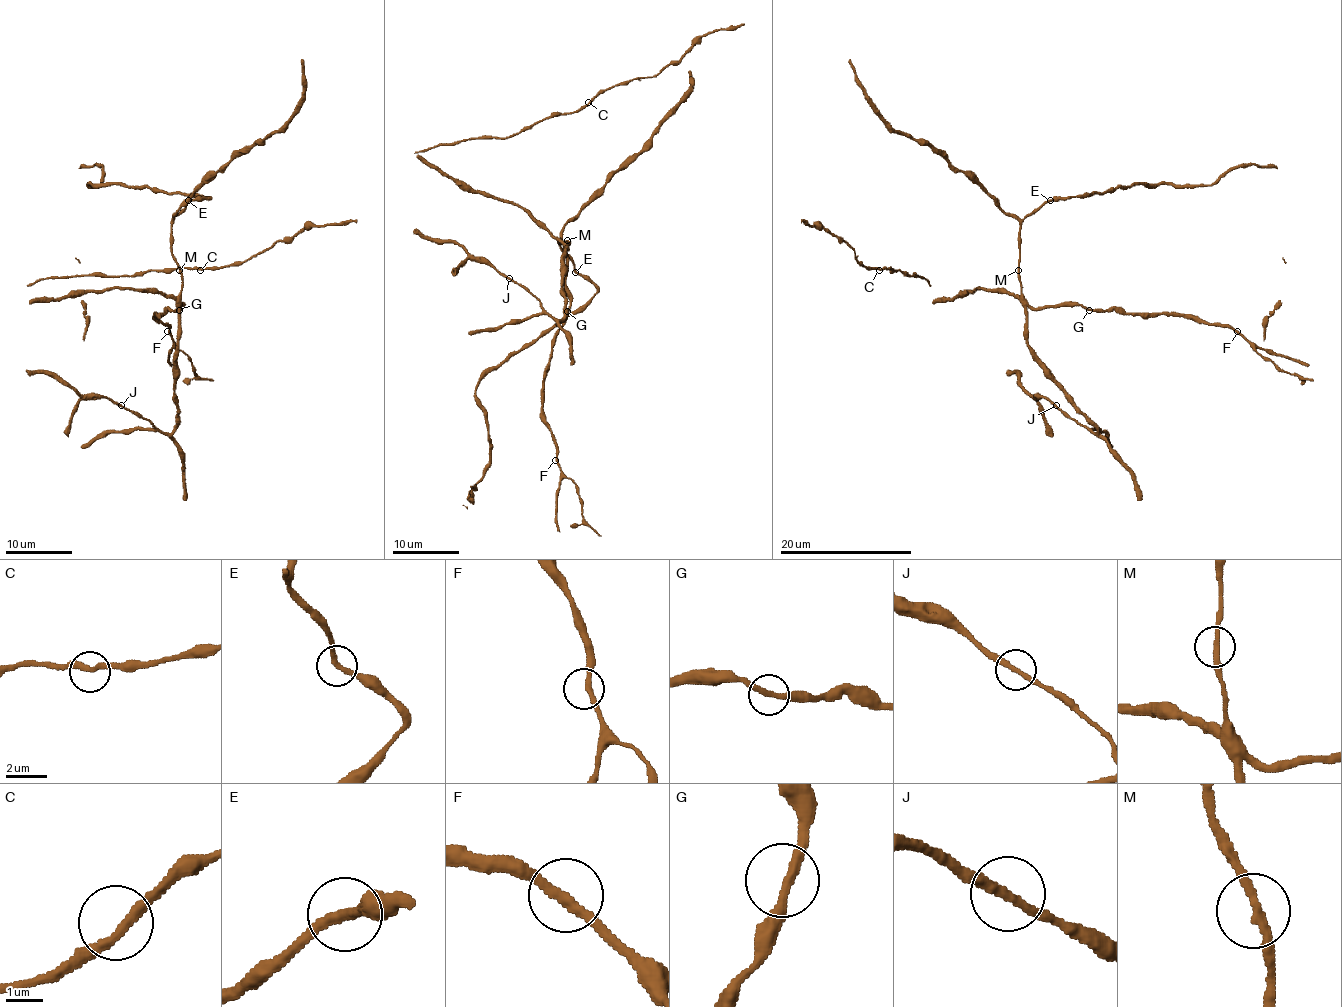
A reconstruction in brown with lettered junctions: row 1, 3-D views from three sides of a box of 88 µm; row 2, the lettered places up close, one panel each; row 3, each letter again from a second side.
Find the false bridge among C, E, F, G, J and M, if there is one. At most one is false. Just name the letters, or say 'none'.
none

